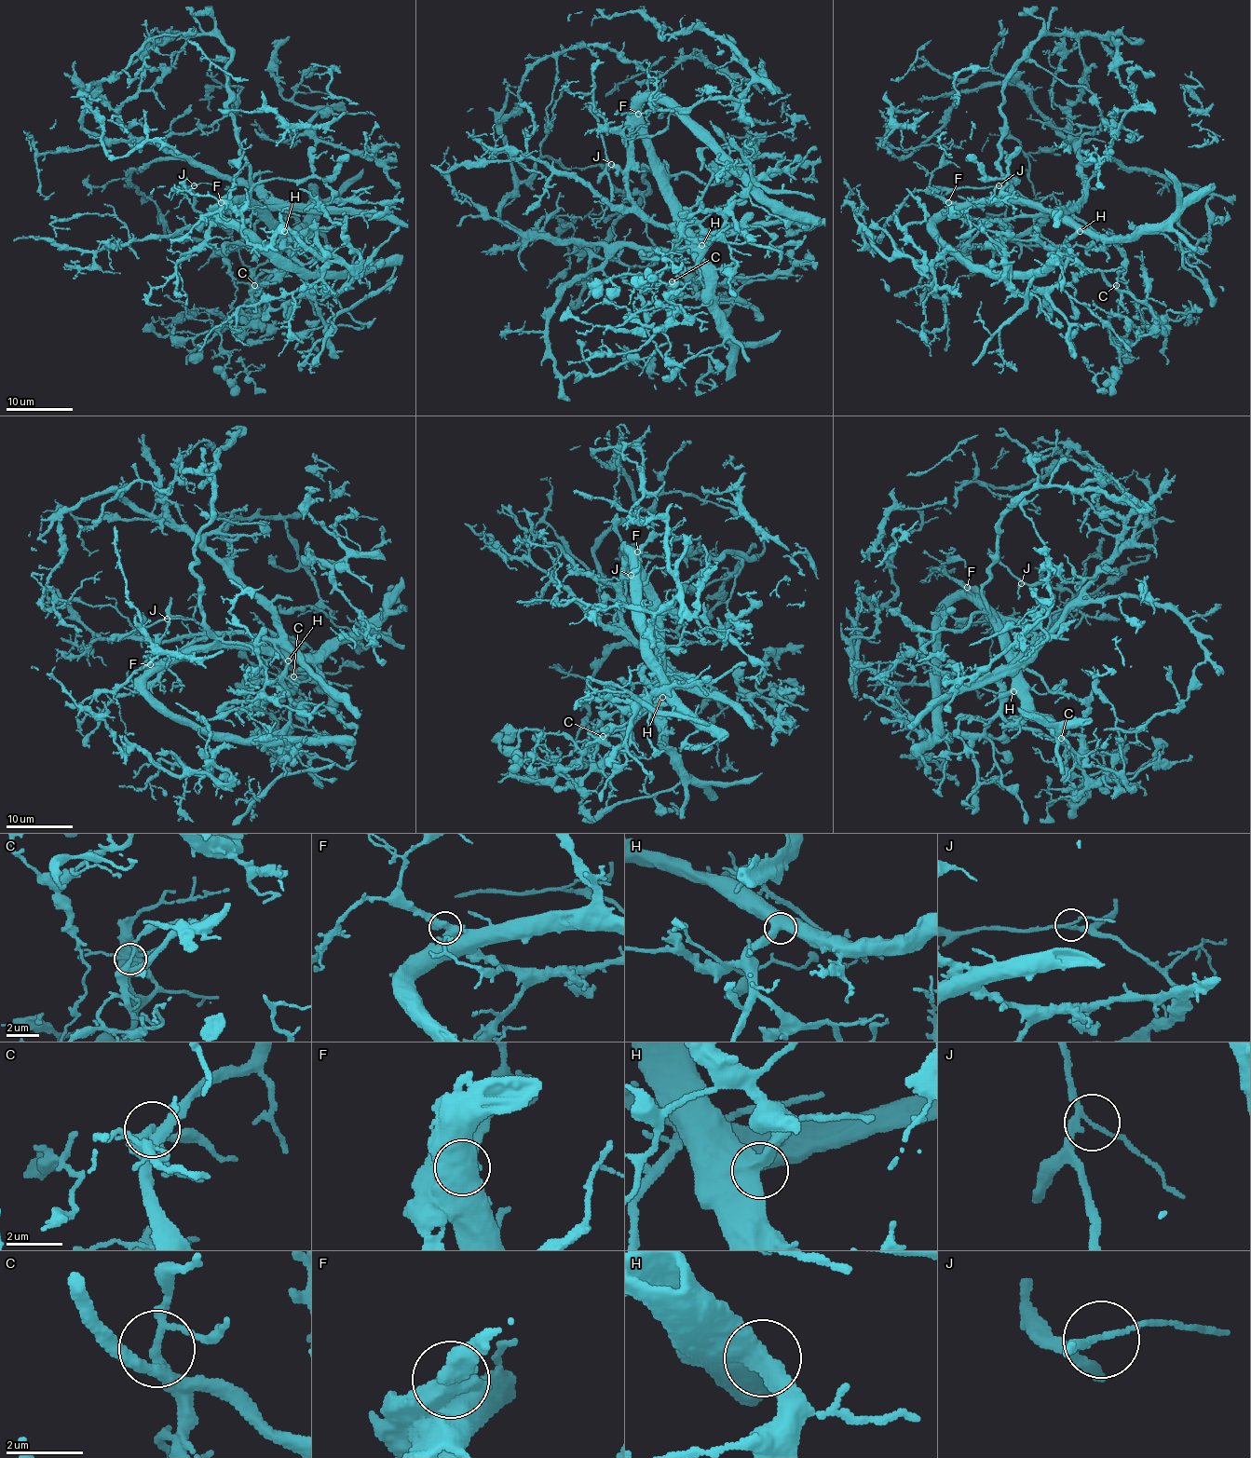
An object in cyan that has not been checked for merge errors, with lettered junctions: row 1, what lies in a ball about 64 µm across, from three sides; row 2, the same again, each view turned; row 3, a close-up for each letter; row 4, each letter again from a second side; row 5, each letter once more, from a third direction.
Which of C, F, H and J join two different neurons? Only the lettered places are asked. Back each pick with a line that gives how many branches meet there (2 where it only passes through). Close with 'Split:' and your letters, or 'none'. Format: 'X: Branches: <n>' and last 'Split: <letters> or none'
Split: none

